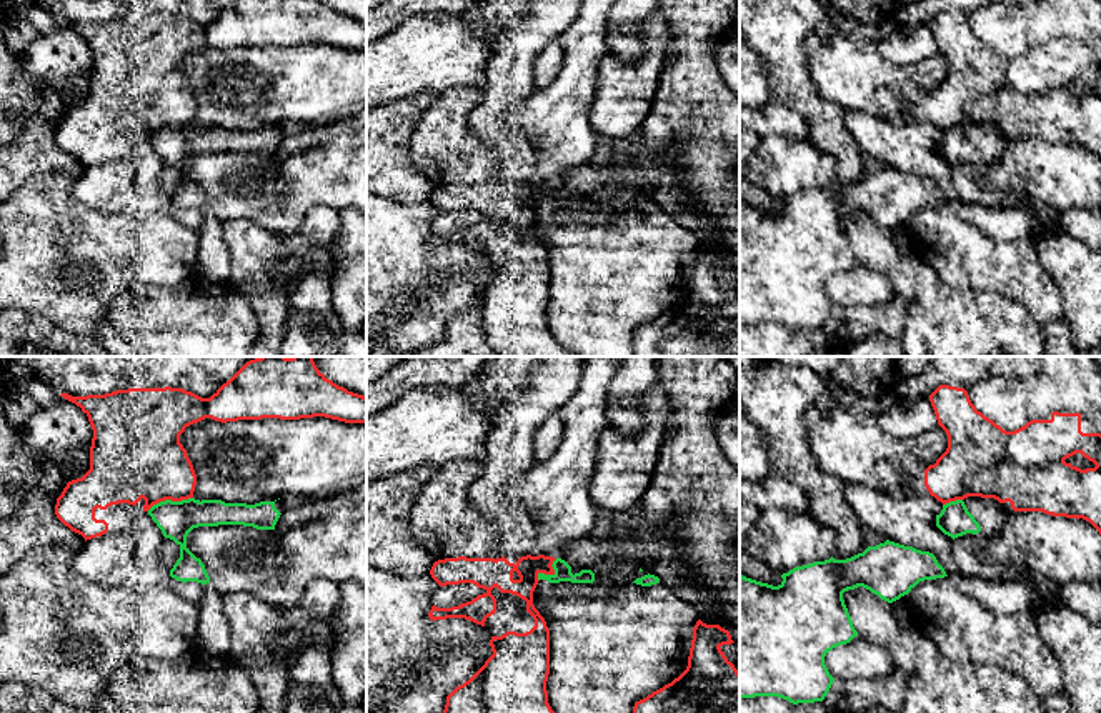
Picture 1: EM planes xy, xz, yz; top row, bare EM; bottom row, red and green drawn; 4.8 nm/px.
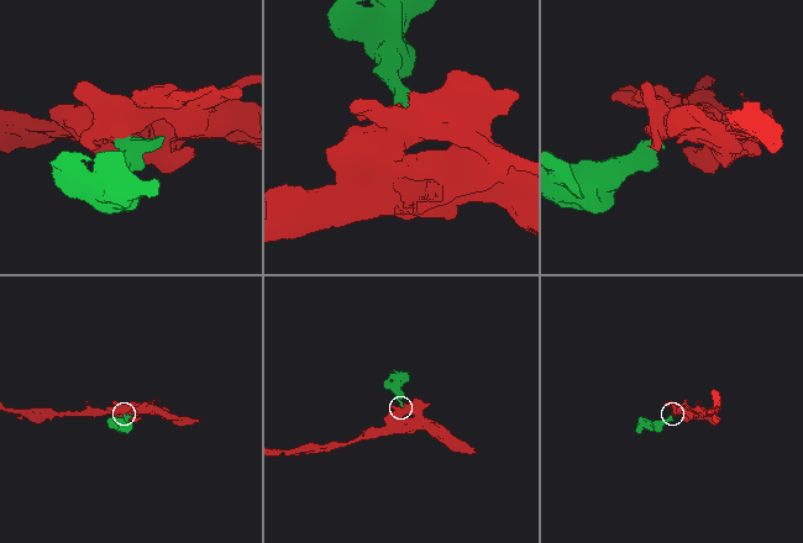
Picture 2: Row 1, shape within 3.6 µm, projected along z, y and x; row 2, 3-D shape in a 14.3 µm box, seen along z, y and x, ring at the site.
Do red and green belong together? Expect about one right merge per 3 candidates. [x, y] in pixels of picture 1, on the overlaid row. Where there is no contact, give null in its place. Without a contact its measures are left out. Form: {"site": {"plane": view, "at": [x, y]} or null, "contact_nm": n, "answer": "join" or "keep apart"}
{"site": {"plane": "xy", "at": [169, 498]}, "contact_nm": 240, "answer": "keep apart"}

